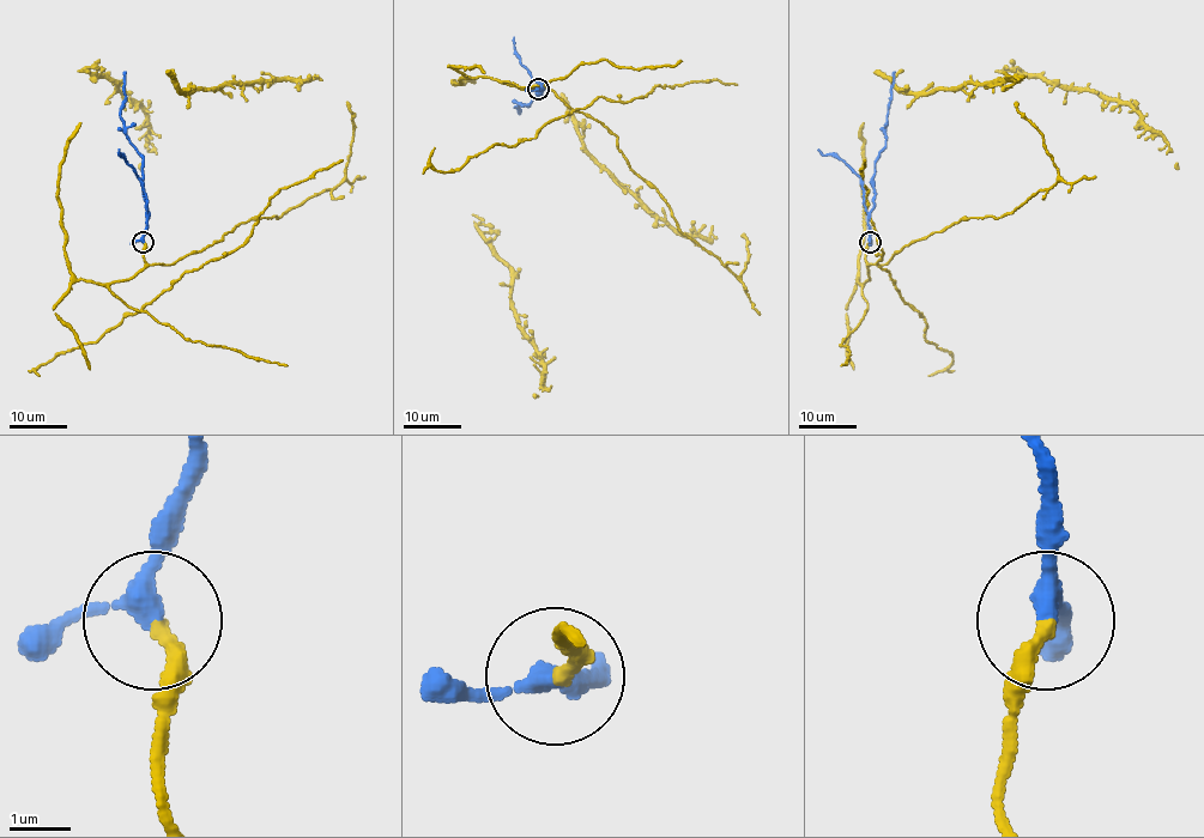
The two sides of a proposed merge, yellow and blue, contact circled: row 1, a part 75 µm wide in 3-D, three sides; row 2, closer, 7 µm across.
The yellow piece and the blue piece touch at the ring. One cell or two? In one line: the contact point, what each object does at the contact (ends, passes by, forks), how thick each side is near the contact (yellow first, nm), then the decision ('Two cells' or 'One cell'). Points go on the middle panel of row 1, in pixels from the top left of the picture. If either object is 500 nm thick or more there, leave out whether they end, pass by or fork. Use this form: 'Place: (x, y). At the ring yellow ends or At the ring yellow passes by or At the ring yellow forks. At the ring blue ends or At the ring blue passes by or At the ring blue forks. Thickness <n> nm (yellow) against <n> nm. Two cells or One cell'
Place: (538, 89). At the ring yellow ends. At the ring blue passes by. Thickness 240 nm (yellow) against 280 nm. One cell

